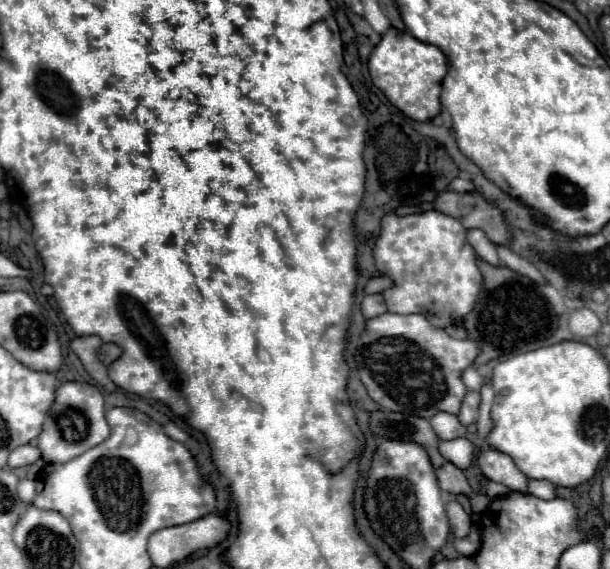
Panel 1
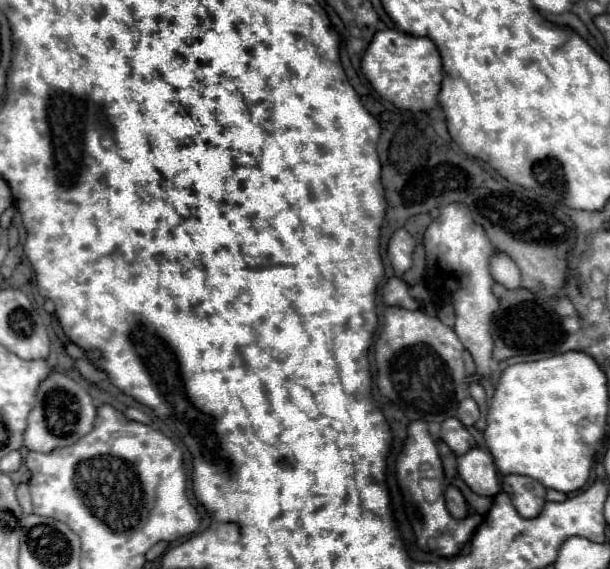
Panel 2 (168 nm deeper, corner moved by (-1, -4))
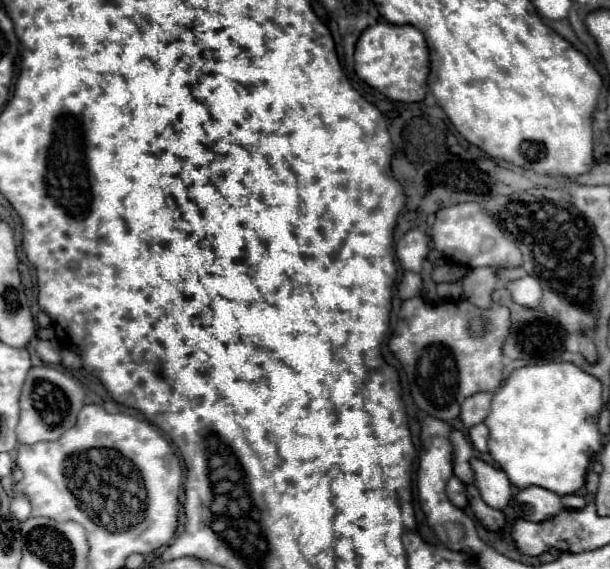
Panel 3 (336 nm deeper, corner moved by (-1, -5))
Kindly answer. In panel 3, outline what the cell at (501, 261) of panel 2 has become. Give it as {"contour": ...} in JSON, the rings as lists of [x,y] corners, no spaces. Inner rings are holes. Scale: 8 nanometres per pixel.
{"contour":[[[523,276],[517,280],[509,280],[509,282],[505,282],[505,288],[511,292],[511,298],[517,304],[529,306],[529,308],[539,308],[541,284],[539,284],[539,280],[535,280],[535,276]]]}

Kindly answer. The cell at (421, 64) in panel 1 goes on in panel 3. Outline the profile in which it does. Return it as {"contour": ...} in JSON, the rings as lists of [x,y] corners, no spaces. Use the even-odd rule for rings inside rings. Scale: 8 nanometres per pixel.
{"contour":[[[377,22],[367,28],[355,46],[355,74],[383,96],[397,102],[421,102],[427,96],[429,48],[415,26]]]}

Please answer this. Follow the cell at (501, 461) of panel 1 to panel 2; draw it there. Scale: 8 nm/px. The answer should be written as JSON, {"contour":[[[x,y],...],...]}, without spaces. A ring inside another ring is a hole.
{"contour":[[[505,475],[503,491],[511,497],[517,513],[525,519],[537,517],[545,505],[547,489],[539,481],[525,475]]]}

